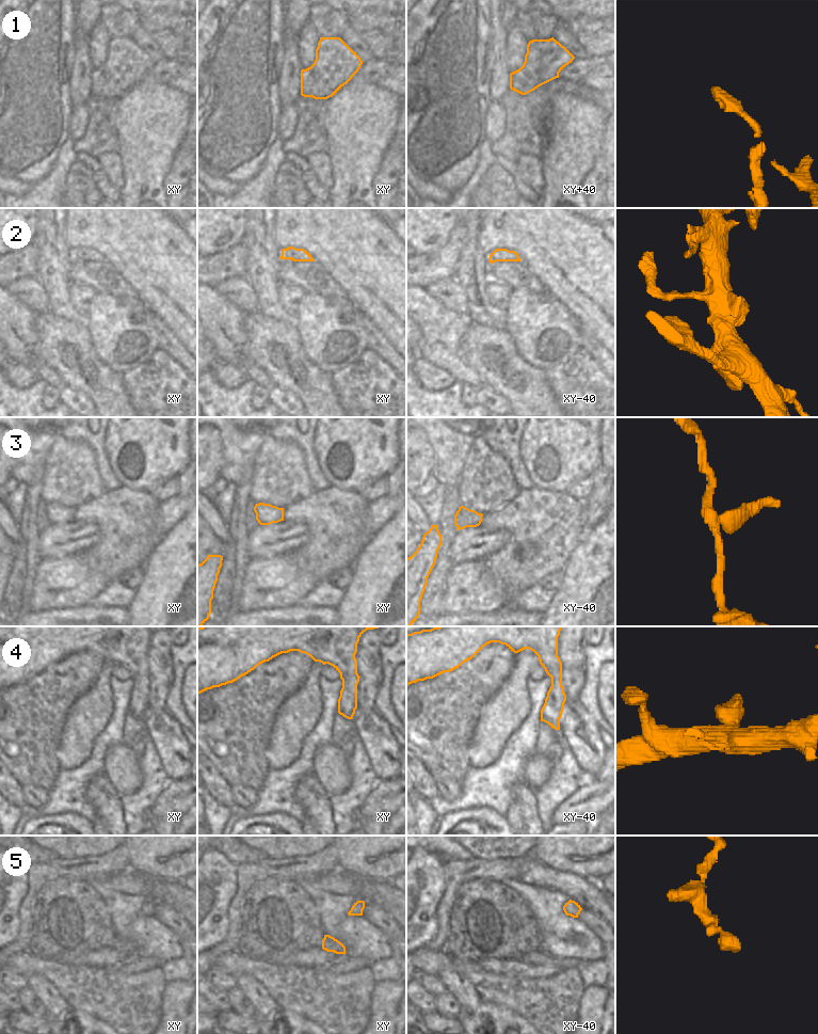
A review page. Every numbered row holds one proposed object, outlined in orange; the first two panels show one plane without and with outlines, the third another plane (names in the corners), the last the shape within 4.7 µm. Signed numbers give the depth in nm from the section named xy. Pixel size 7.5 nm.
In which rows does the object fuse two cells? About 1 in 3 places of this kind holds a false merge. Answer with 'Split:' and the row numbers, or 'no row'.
Split: 3.

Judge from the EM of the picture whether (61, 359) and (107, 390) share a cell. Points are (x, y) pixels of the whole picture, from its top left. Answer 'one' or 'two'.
one

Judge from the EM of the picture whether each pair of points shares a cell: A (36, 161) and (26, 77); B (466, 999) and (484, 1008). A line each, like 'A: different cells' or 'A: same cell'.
A: same cell
B: different cells

